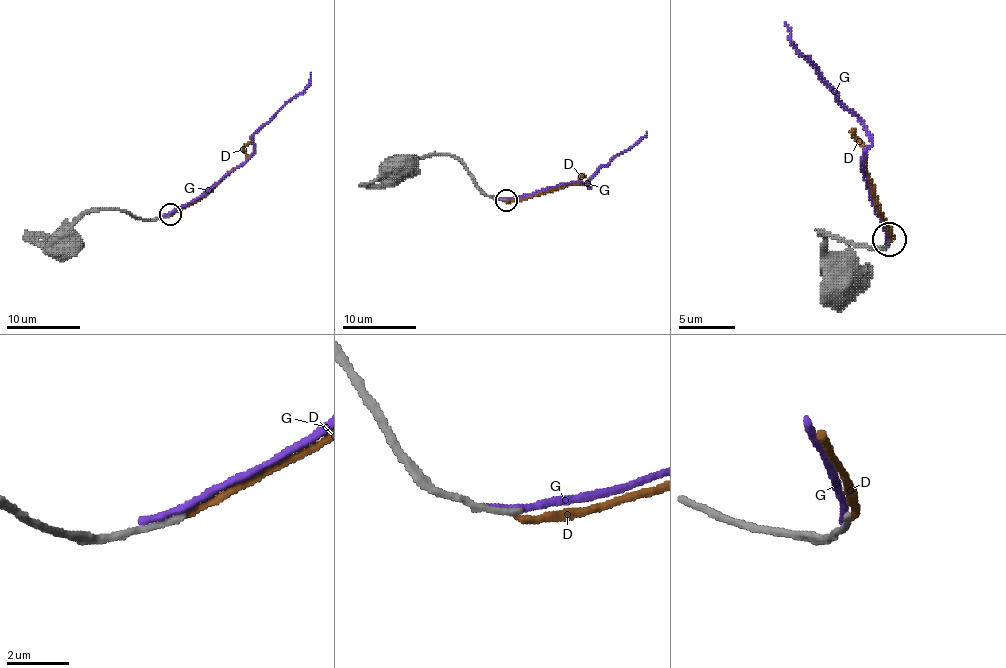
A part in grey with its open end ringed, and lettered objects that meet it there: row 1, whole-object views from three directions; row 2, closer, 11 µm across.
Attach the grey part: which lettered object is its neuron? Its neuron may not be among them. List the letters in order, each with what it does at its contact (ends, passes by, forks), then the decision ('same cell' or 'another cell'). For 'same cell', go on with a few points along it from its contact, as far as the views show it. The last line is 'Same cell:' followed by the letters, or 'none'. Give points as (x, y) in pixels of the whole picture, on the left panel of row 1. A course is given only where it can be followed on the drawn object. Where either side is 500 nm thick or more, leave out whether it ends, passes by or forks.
D: it ends | another cell
G: it ends | another cell
Same cell: none

